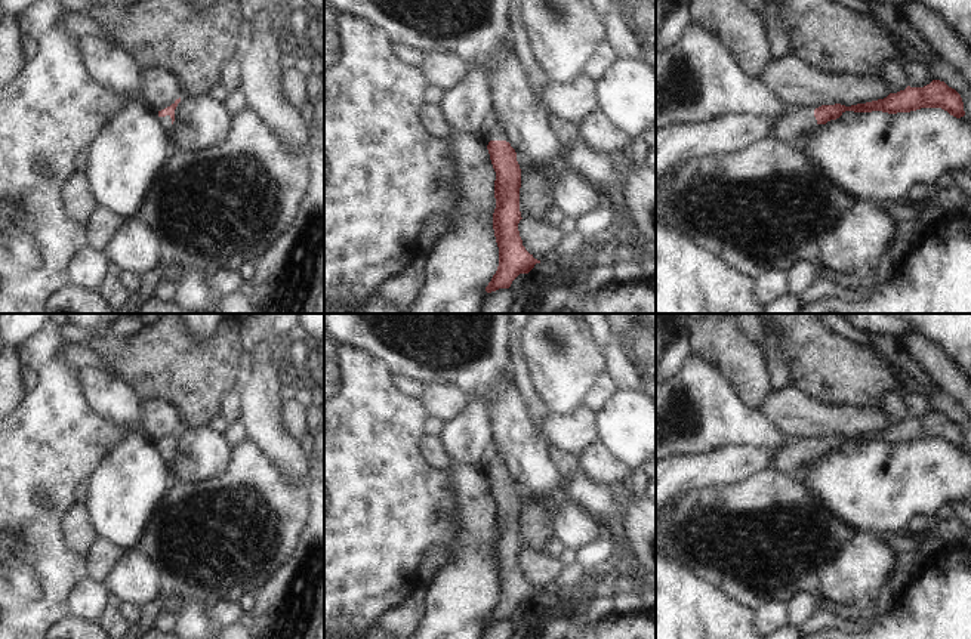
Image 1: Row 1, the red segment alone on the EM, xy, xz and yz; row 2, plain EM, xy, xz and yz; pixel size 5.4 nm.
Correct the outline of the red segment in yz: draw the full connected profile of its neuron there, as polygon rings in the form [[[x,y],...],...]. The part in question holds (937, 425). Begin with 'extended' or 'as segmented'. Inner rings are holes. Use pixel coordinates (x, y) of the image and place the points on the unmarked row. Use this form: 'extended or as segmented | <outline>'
extended | [[[933,411],[924,419],[910,419],[897,425],[890,425],[884,430],[845,438],[841,435],[822,436],[816,441],[795,441],[774,456],[770,469],[787,473],[796,467],[805,467],[816,456],[826,456],[839,450],[845,442],[888,445],[910,444],[921,439],[941,439],[950,447],[961,450],[965,447],[961,426],[944,413]]]

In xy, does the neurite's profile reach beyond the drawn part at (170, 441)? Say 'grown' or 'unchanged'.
grown

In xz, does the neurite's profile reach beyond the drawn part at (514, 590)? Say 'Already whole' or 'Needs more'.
Needs more.

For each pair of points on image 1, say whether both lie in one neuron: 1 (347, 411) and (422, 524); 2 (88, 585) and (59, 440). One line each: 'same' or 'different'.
1: same
2: different

